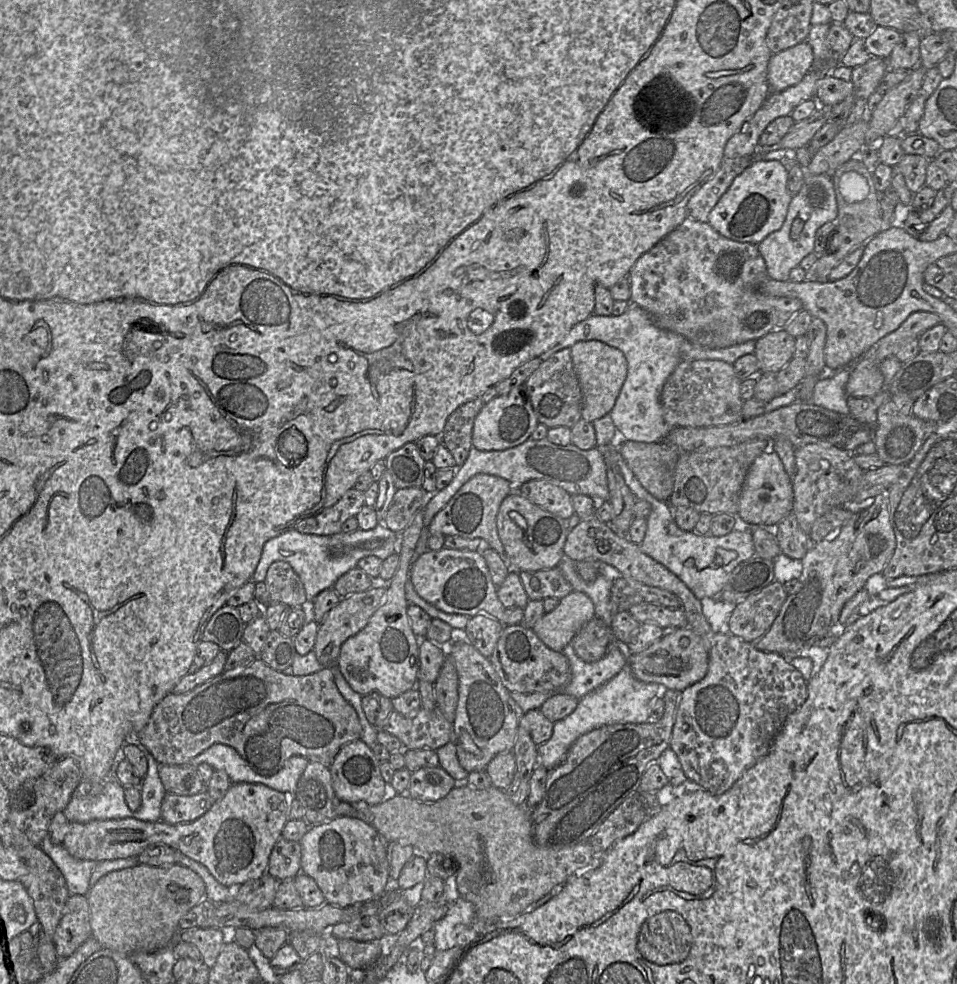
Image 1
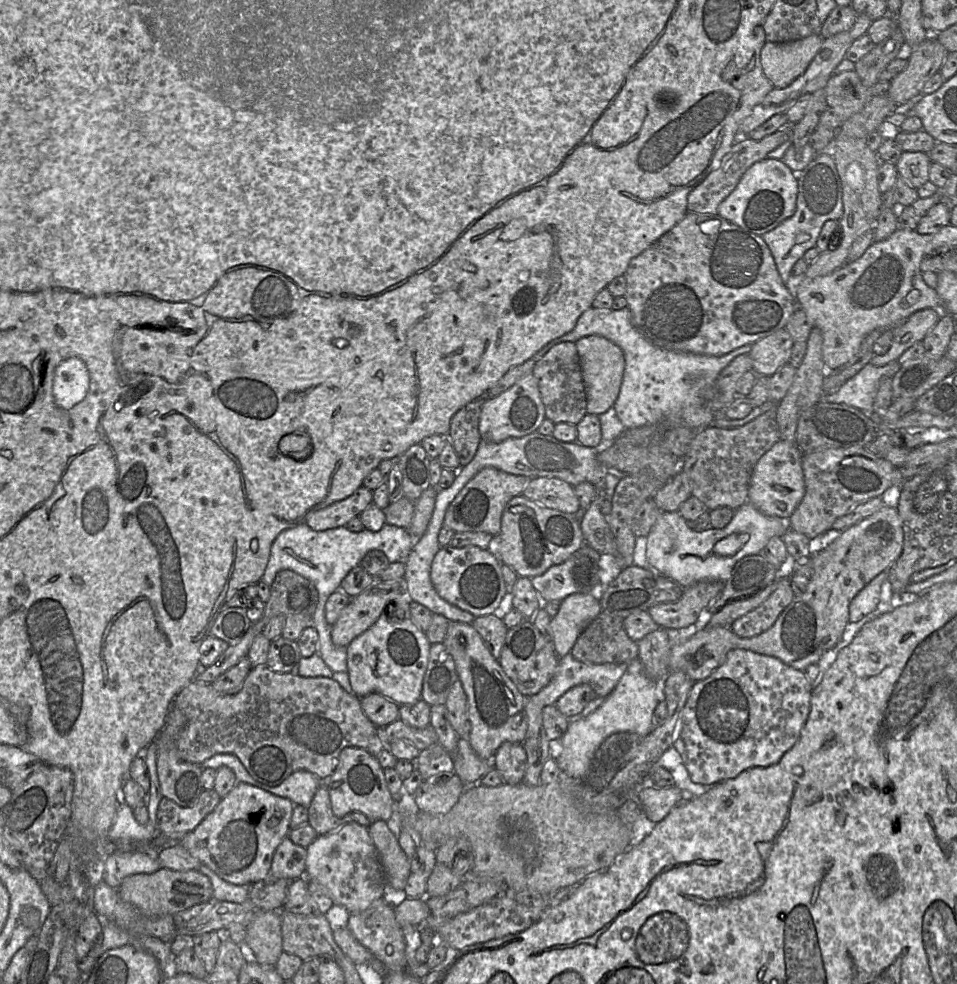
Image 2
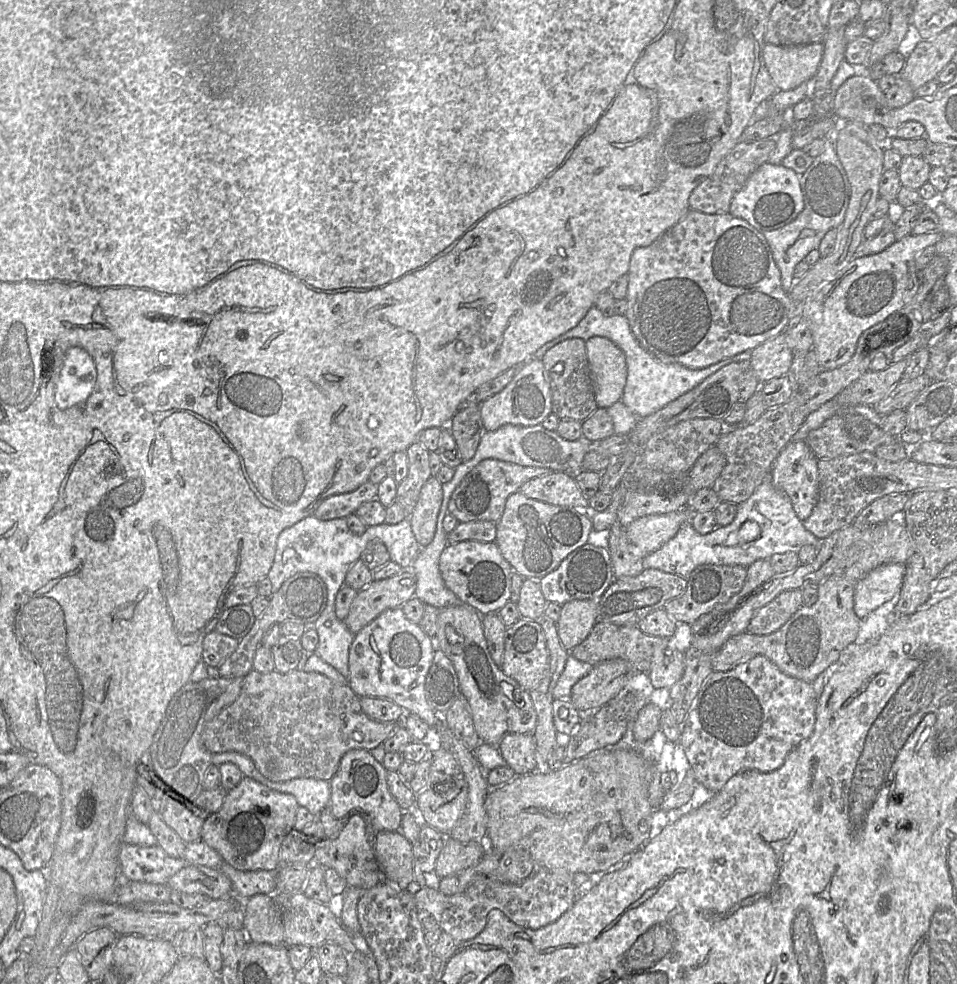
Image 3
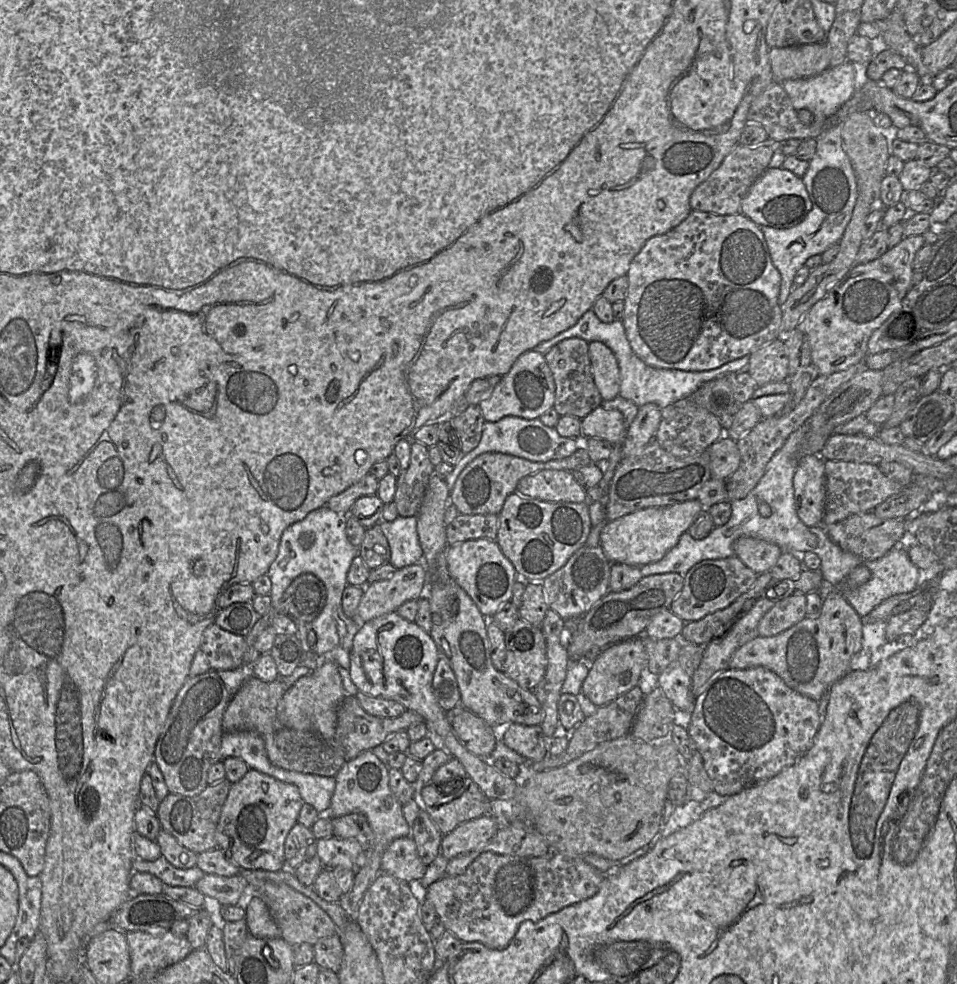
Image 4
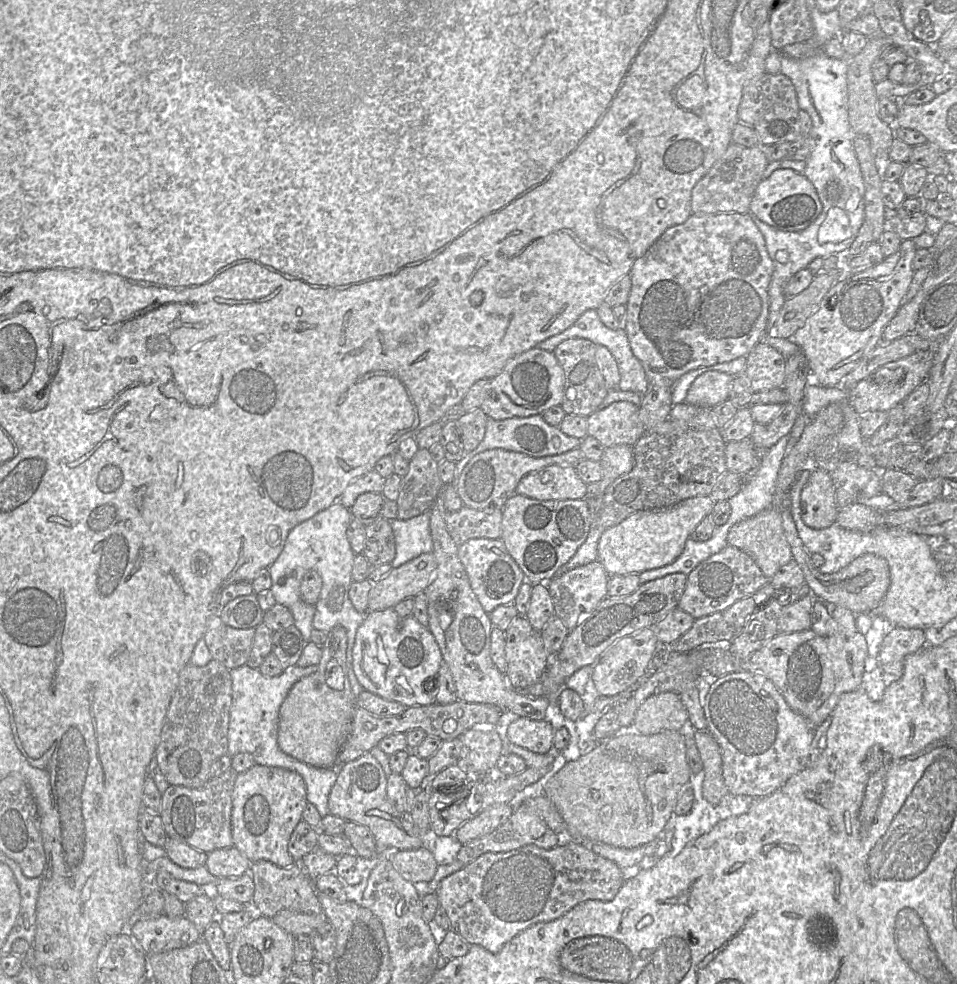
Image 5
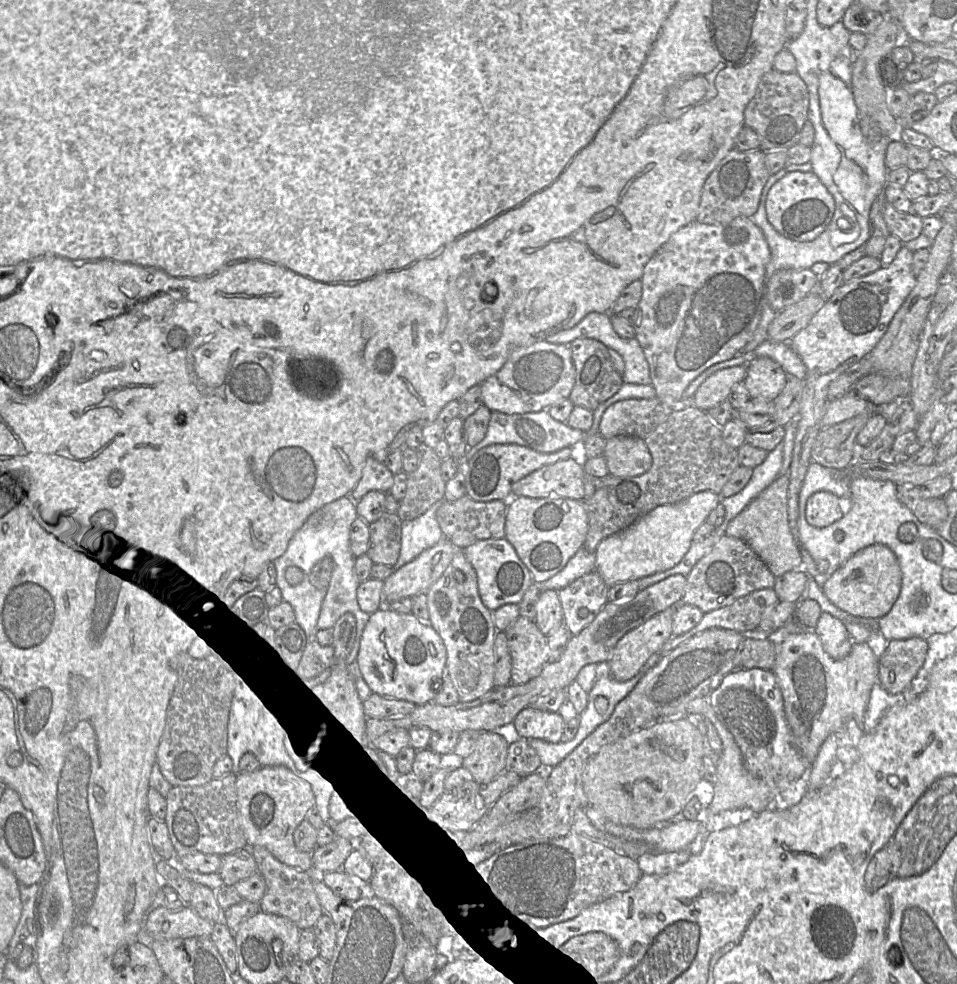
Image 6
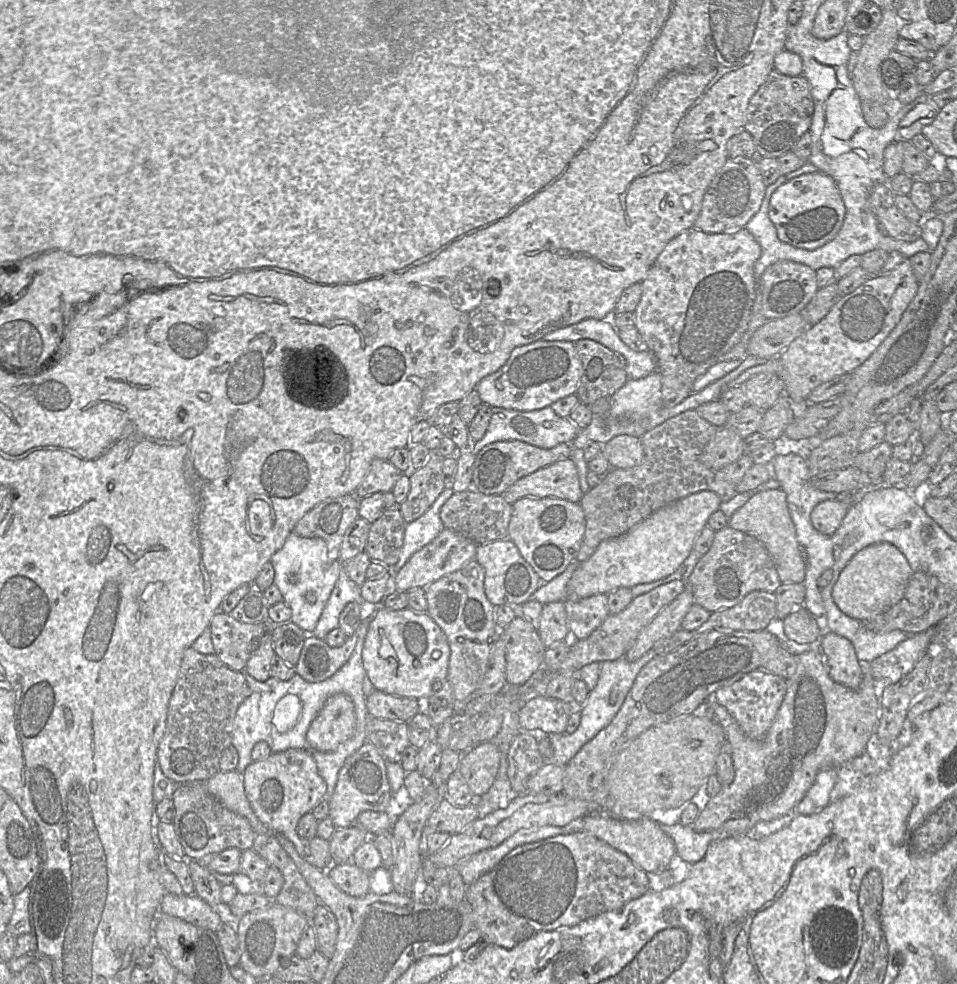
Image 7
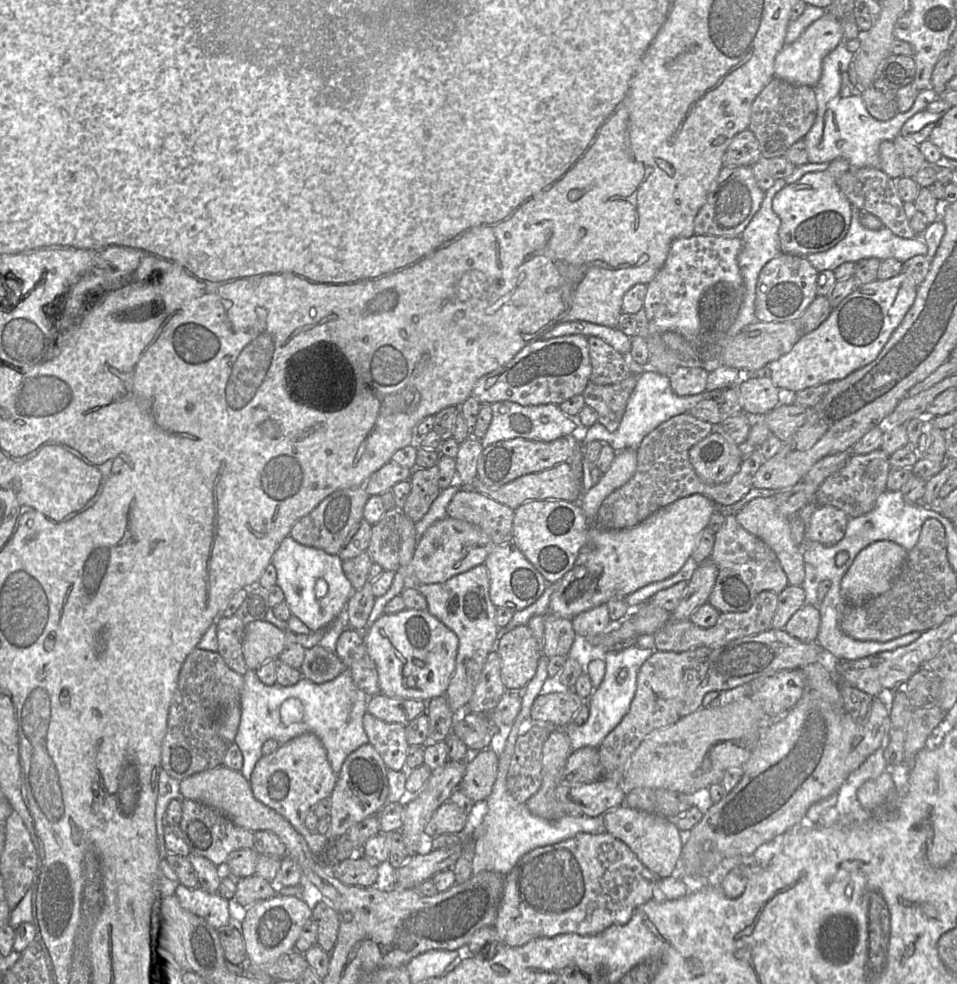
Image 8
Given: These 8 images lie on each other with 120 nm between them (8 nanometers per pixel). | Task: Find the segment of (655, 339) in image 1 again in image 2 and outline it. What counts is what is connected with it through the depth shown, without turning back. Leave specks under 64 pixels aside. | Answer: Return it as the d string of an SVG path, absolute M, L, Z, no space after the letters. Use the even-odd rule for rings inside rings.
M590 307L579 317L571 332L546 344L531 359L537 363L555 345L575 343L590 335L608 339L624 353L625 369L613 408L626 429L654 424L661 424L664 428L685 427L693 430L710 426L716 416L705 407L705 401L713 399L713 383L732 360L749 354L752 347L744 345L722 356L664 350L648 342L633 326L629 308L616 311Z

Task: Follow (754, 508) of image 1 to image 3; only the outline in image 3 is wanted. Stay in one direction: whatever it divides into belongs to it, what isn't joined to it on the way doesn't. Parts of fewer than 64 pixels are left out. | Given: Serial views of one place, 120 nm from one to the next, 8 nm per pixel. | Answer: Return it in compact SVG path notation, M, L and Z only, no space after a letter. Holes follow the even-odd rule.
M803 440L790 441L774 460L770 475L774 487L789 496L797 517L806 520L818 500L818 459Z

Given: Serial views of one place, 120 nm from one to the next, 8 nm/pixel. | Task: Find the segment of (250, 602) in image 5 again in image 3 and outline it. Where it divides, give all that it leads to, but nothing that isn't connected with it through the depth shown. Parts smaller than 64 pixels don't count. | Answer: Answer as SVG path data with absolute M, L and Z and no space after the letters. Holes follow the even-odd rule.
M250 604L226 607L222 611L214 630L240 640L250 631L255 619Z

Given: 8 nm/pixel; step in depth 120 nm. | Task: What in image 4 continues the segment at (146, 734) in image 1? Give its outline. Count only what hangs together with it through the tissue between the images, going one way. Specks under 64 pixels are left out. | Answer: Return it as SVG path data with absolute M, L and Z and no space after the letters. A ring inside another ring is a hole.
M252 675L231 697L222 718L224 732L255 731L260 734L271 763L286 770L335 777L345 763L363 751L372 750L393 734L424 722L421 715L406 710L396 718L373 716L360 706L356 696L345 696L337 711L335 735L331 740L325 740L314 732L287 728L280 723L277 707L289 688L281 679L265 682Z

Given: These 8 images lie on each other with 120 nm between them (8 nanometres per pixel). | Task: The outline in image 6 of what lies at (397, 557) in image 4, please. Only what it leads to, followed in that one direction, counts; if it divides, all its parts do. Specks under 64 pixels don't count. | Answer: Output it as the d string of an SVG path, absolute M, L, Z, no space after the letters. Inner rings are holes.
M444 499L439 500L417 518L402 522L401 548L398 560L392 567L392 572L399 570L423 551L444 539L436 517L443 502L445 502Z

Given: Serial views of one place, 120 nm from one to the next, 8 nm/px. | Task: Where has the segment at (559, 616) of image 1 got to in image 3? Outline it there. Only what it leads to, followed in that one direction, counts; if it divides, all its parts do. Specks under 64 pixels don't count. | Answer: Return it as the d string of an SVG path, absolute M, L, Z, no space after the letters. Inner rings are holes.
M572 600L561 606L556 622L562 646L571 651L583 642L597 622L597 601Z

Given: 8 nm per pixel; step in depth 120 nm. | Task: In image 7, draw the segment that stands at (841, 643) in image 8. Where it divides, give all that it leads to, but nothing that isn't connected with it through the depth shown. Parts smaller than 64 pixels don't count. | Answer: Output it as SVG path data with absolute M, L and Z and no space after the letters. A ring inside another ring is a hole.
M830 580L829 584L820 590L825 608L824 629L847 638L853 644L857 658L862 664L869 664L914 635L901 630L876 633L866 628L863 622L847 616L838 608L832 597L833 586L837 580Z

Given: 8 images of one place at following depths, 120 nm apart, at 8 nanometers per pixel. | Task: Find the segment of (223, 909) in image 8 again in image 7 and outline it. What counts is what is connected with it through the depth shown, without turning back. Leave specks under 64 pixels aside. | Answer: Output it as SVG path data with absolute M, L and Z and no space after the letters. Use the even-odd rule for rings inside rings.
M167 892L161 900L159 911L214 932L222 924L218 911L195 894Z

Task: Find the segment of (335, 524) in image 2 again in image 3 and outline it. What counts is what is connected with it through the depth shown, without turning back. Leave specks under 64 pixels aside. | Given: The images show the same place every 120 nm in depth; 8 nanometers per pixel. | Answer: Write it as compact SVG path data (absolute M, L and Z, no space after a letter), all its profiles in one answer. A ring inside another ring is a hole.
M367 481L352 492L335 494L324 499L313 515L319 520L346 518L354 514L361 504L376 497L377 485Z

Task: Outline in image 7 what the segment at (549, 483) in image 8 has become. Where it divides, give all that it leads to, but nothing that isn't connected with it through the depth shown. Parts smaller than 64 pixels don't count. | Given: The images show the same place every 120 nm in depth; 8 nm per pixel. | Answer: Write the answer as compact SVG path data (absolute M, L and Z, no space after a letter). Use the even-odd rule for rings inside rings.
M565 458L518 479L500 495L510 504L524 497L550 497L579 503L584 493L574 460Z

